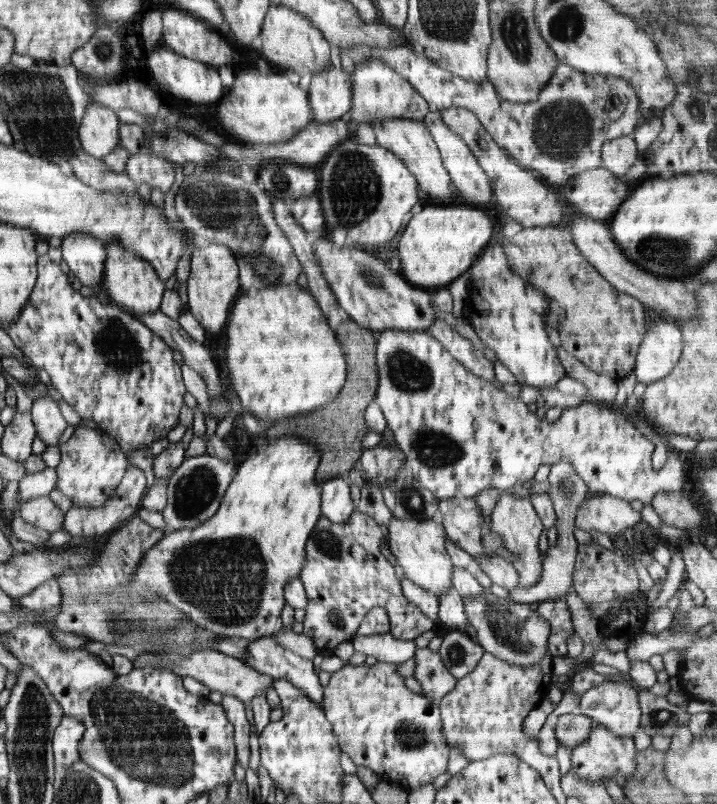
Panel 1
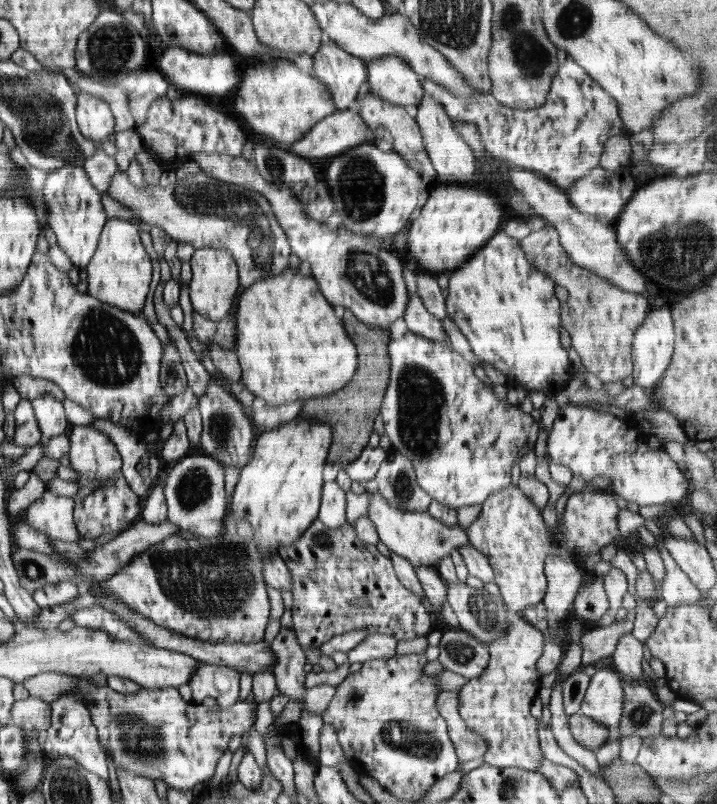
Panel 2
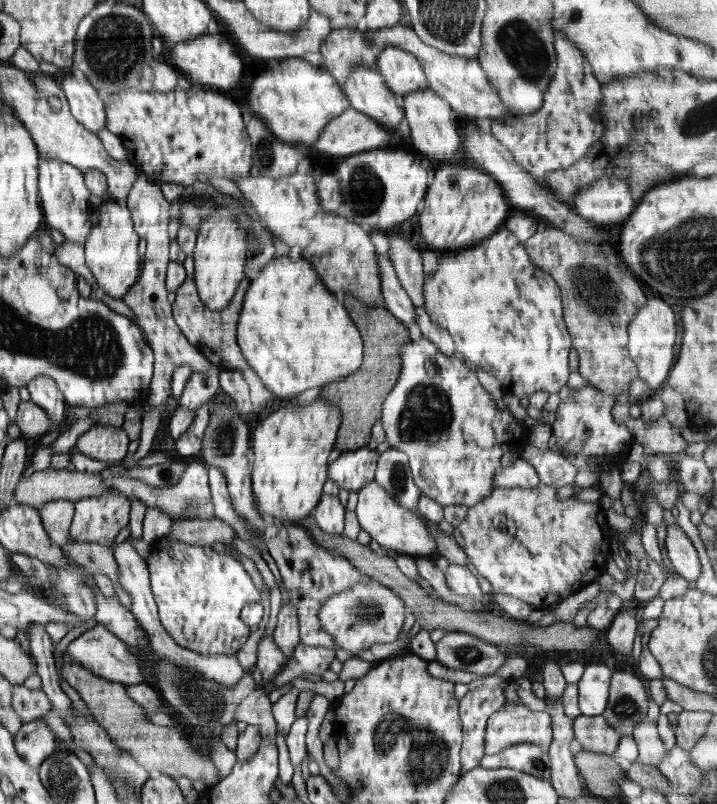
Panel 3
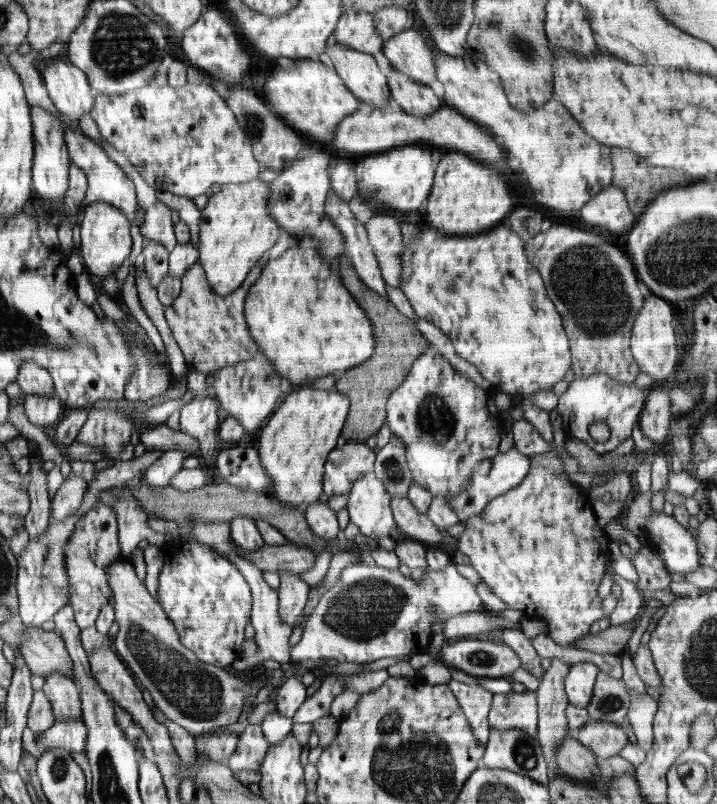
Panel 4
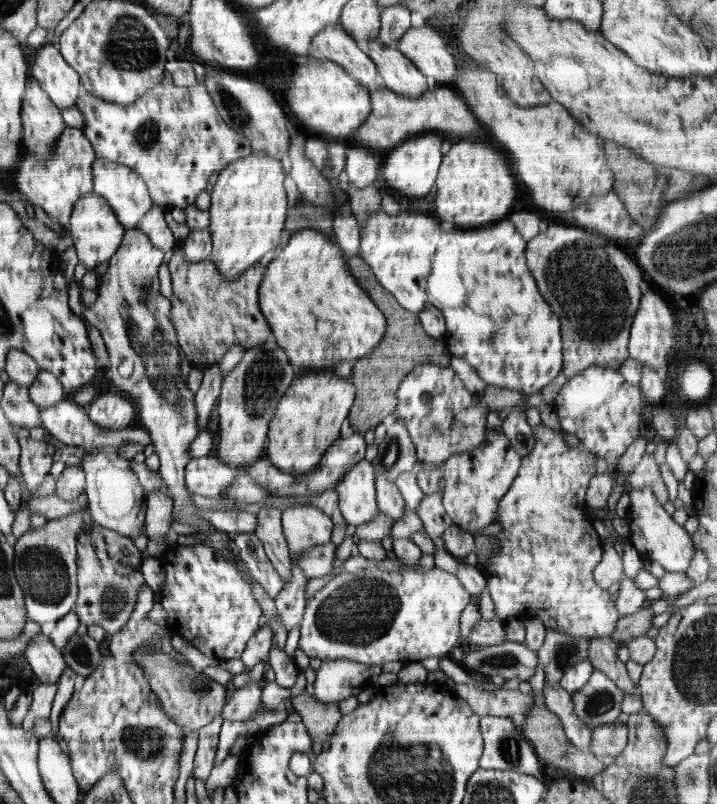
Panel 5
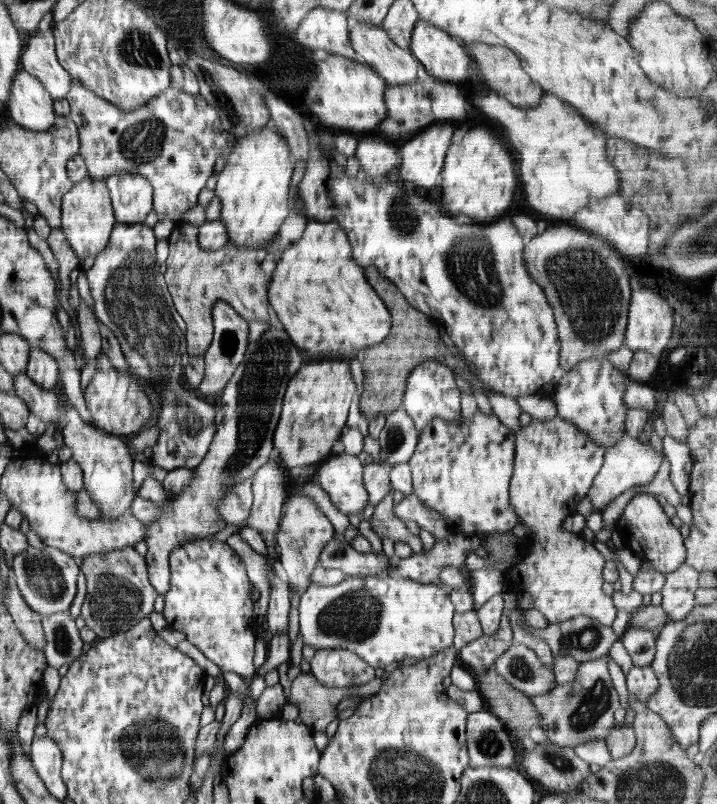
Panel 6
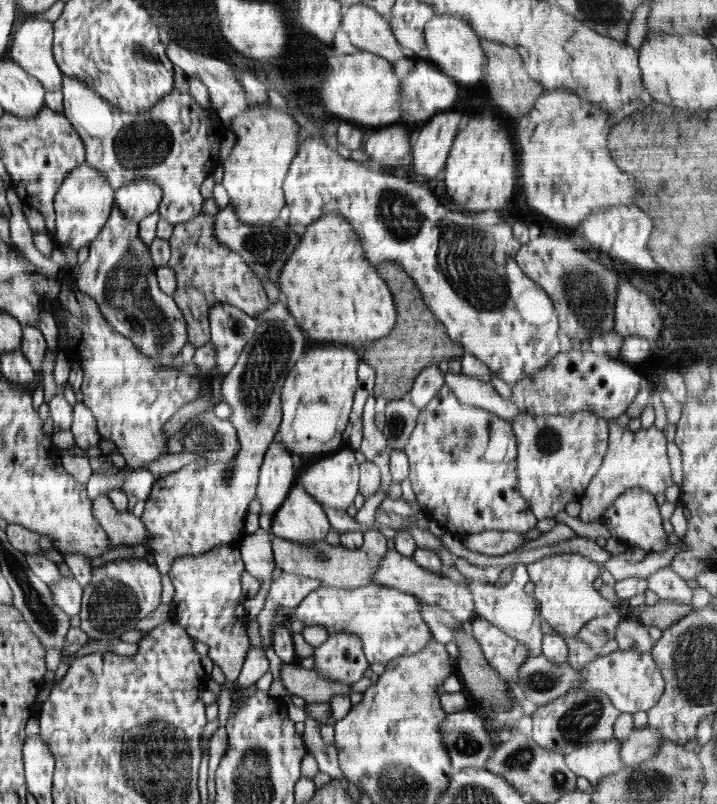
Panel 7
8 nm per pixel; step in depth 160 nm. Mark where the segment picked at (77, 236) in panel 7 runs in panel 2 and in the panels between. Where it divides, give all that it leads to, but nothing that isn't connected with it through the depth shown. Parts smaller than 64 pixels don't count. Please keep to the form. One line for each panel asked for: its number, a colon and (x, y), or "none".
2: (119, 274)
3: (111, 251)
4: (106, 242)
5: (96, 232)
6: (87, 218)

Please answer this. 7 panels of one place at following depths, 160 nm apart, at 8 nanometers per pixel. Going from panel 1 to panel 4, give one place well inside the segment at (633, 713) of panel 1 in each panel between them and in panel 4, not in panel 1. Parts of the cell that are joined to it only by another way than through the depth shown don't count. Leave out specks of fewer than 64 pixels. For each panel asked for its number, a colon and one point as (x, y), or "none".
2: (603, 701)
3: (593, 686)
4: (579, 683)

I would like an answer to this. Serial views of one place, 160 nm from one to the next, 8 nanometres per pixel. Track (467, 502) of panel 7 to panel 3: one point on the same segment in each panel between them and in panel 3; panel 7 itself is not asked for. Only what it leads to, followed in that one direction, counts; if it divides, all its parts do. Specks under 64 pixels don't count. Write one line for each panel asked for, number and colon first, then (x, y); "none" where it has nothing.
3: (520, 474)
4: (492, 477)
5: (475, 481)
6: (463, 471)

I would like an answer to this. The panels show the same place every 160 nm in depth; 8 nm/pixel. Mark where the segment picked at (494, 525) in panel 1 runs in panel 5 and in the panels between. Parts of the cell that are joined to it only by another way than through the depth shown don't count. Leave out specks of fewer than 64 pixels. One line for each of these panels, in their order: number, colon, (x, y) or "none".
2: (510, 531)
3: (528, 544)
4: (538, 546)
5: (549, 547)

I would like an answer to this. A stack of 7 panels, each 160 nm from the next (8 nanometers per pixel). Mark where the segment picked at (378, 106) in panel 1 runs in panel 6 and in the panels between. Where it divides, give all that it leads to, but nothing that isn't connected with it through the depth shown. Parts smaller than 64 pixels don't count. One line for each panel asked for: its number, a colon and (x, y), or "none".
2: (390, 78)
3: (403, 73)
4: (407, 51)
5: (430, 52)
6: (440, 55)

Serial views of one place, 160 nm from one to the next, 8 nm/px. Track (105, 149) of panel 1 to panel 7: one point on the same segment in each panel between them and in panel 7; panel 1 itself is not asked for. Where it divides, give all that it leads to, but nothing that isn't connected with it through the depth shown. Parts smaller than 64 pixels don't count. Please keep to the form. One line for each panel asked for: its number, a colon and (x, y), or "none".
2: (94, 117)
3: (85, 104)
4: (69, 88)
5: (61, 82)
6: (39, 58)
7: (32, 44)

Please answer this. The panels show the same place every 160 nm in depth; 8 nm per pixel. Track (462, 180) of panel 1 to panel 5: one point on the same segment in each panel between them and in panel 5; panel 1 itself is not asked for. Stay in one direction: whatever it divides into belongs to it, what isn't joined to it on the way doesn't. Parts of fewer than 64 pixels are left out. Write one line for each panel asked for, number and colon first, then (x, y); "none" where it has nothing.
2: (454, 161)
3: (435, 134)
4: (417, 99)
5: (400, 75)

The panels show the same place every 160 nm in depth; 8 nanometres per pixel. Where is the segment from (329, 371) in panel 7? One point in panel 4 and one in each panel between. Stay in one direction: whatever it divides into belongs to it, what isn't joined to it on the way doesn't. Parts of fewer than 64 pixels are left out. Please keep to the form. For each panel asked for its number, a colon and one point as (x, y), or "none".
4: (293, 446)
5: (307, 420)
6: (316, 404)

